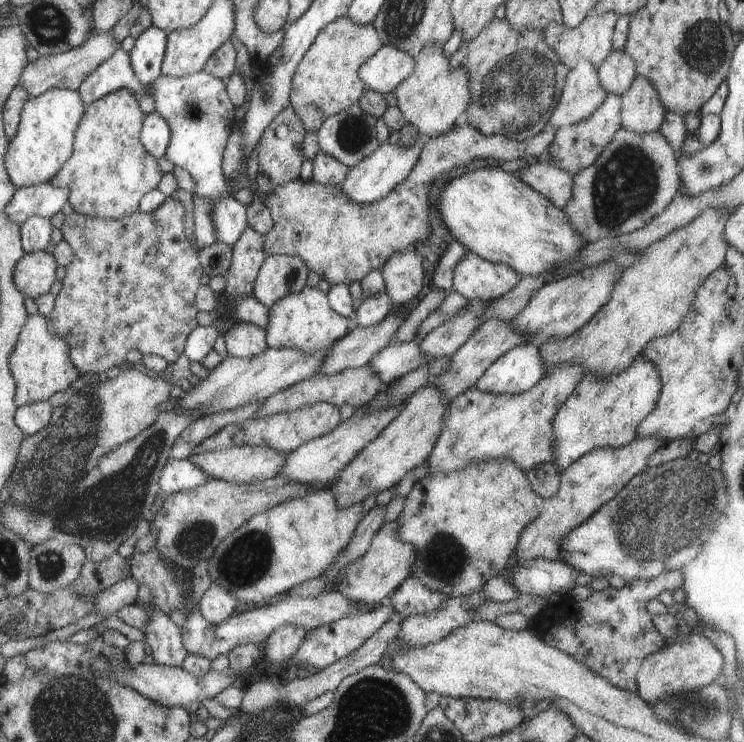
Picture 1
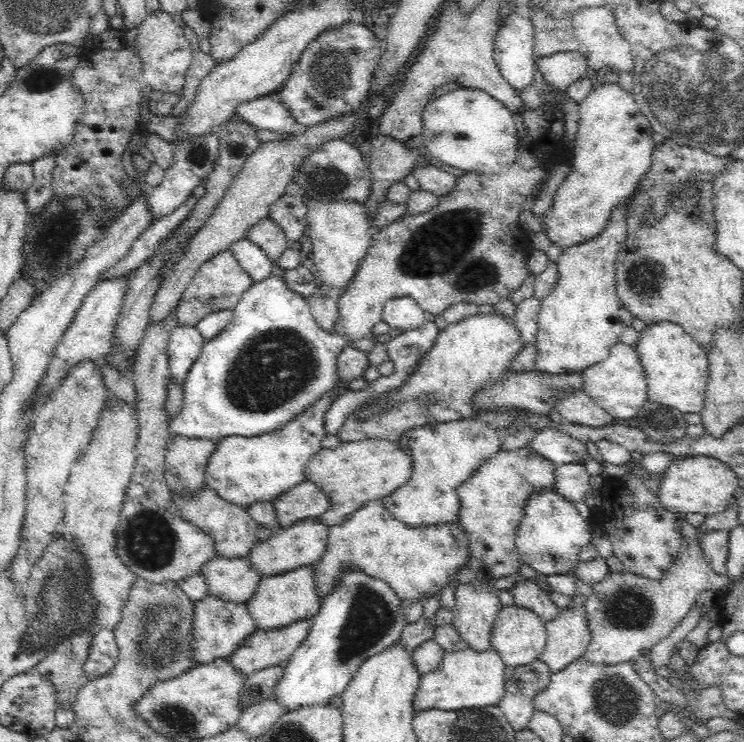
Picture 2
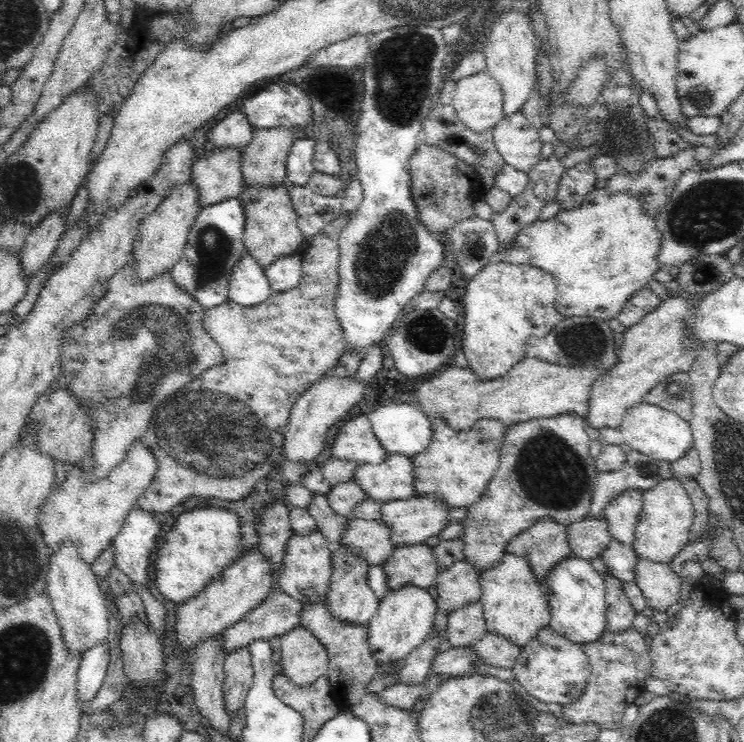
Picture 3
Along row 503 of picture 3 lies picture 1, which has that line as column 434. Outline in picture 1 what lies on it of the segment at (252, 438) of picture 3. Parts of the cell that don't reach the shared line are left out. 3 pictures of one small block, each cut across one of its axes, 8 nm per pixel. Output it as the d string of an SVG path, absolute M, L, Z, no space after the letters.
M463 113L447 132L428 137L410 175L375 202L351 202L343 196L340 184L325 186L312 179L299 178L273 185L268 195L256 191L255 198L262 201L272 218L271 228L263 235L263 252L297 256L306 263L308 270L329 285L343 283L349 286L351 282L360 281L370 270L382 271L383 264L395 252L403 252L407 246L423 242L429 236L427 190L439 174L463 166L473 158L511 162L533 156L534 161L553 140L554 134L549 132L539 132L522 141L501 134L485 136L469 124Z

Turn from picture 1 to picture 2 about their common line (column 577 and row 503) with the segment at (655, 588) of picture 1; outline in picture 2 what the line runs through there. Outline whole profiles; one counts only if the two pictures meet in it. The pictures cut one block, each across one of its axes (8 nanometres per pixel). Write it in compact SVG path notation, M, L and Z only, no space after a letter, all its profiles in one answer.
M640 462L632 463L632 470L622 478L604 475L597 493L601 504L590 512L590 529L593 533L607 533L613 555L624 570L640 578L662 580L674 555L682 548L682 526L685 514L670 512L660 504L661 474L644 473Z

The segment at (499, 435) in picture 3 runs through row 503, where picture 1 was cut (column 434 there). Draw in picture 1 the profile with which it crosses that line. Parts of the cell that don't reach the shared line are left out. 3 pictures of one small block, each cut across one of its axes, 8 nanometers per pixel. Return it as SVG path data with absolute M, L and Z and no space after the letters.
M561 364L519 395L489 394L474 386L457 394L448 402L443 430L426 458L428 474L463 470L469 464L483 464L487 460L507 460L524 472L541 463L552 463L555 454L554 416L573 394L583 375L577 364Z

